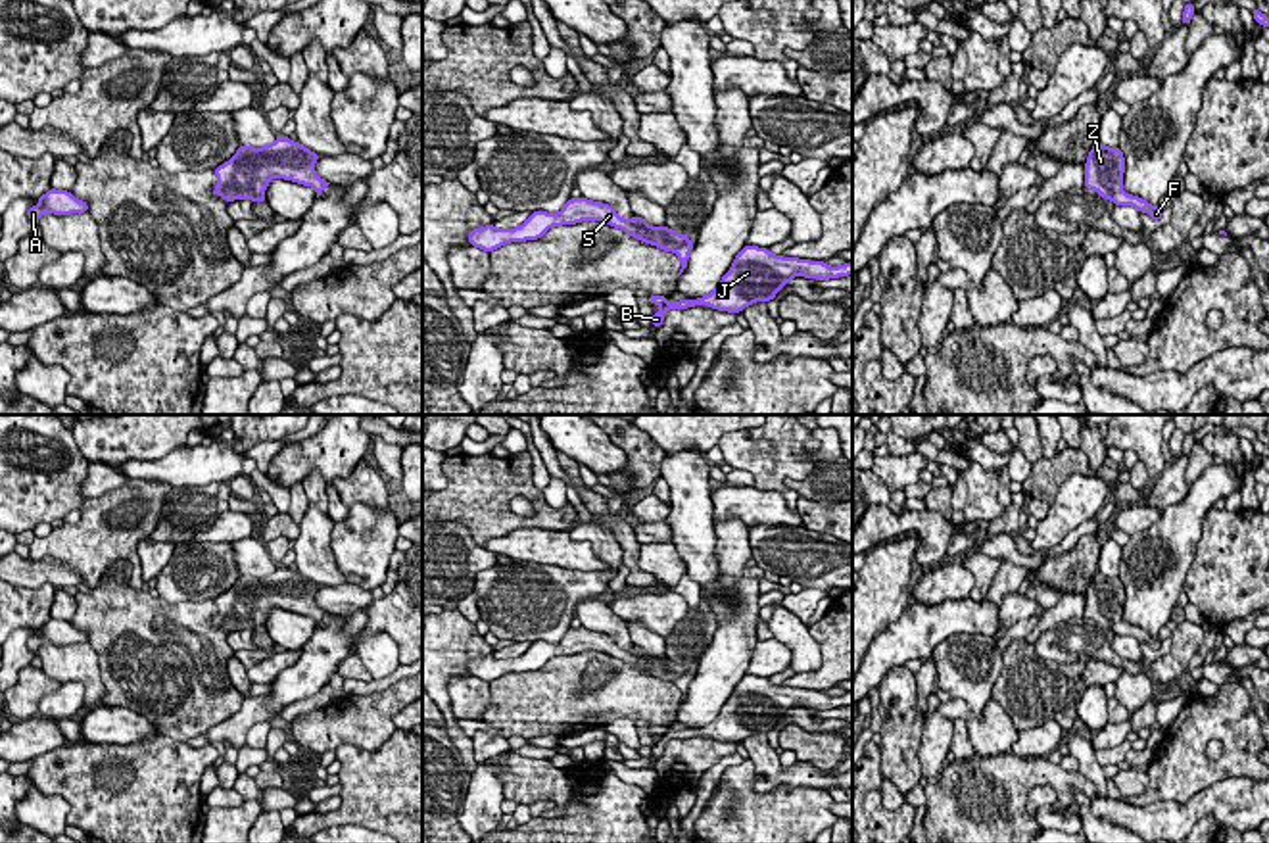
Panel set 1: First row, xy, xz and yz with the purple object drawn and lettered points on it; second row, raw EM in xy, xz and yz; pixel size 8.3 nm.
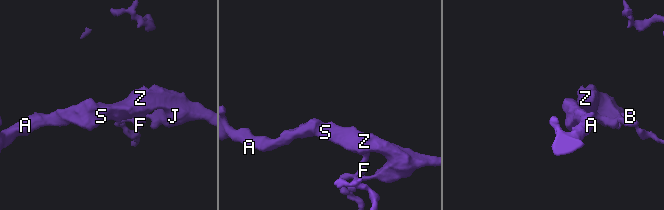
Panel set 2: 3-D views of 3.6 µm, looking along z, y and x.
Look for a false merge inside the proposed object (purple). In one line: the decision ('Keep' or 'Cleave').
Cleave

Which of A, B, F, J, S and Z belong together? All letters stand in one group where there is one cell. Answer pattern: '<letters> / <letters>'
A B J S Z / F

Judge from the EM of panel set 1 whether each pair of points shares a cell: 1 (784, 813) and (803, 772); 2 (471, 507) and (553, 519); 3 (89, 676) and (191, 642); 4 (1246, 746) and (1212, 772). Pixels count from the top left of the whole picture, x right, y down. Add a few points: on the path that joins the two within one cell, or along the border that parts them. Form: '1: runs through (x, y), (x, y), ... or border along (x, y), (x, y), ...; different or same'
1: border along (753, 774), (757, 792), (780, 786), (824, 790); different
2: runs through (492, 517), (500, 521), (532, 521); same
3: border along (87, 642), (96, 653), (104, 688), (102, 703); different
4: runs through (1239, 753), (1220, 770); same

